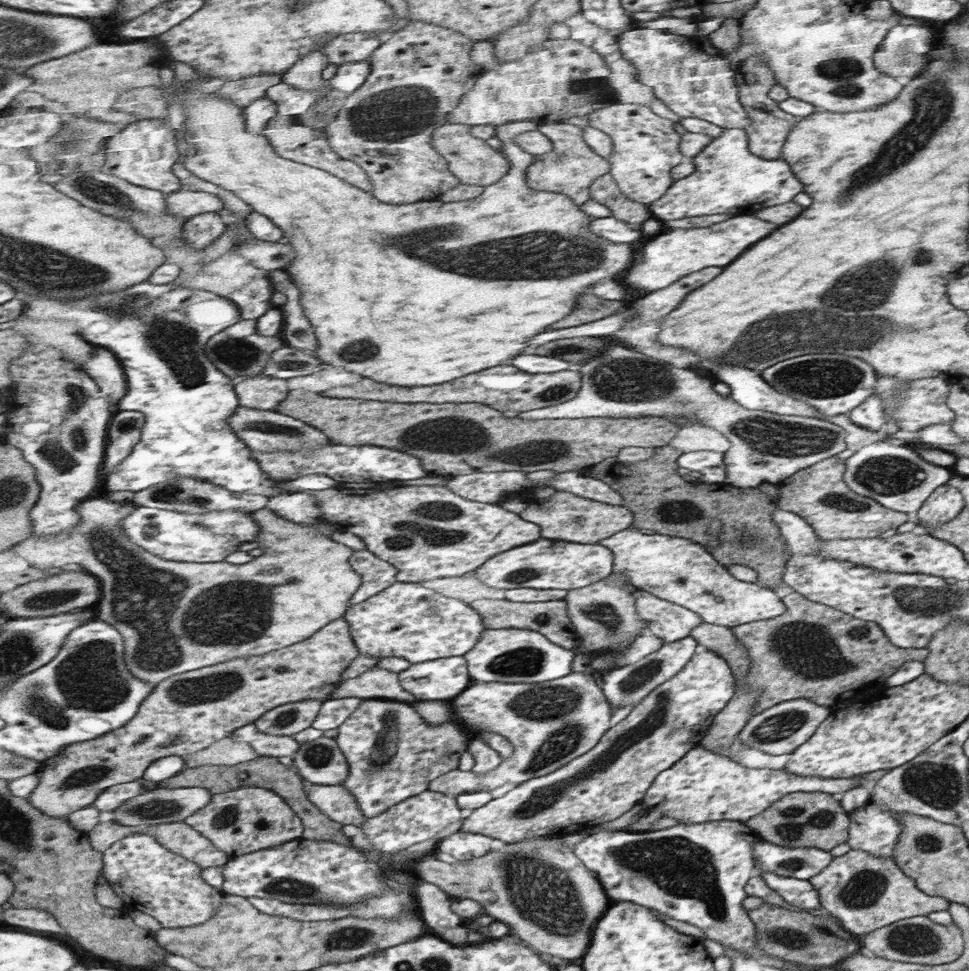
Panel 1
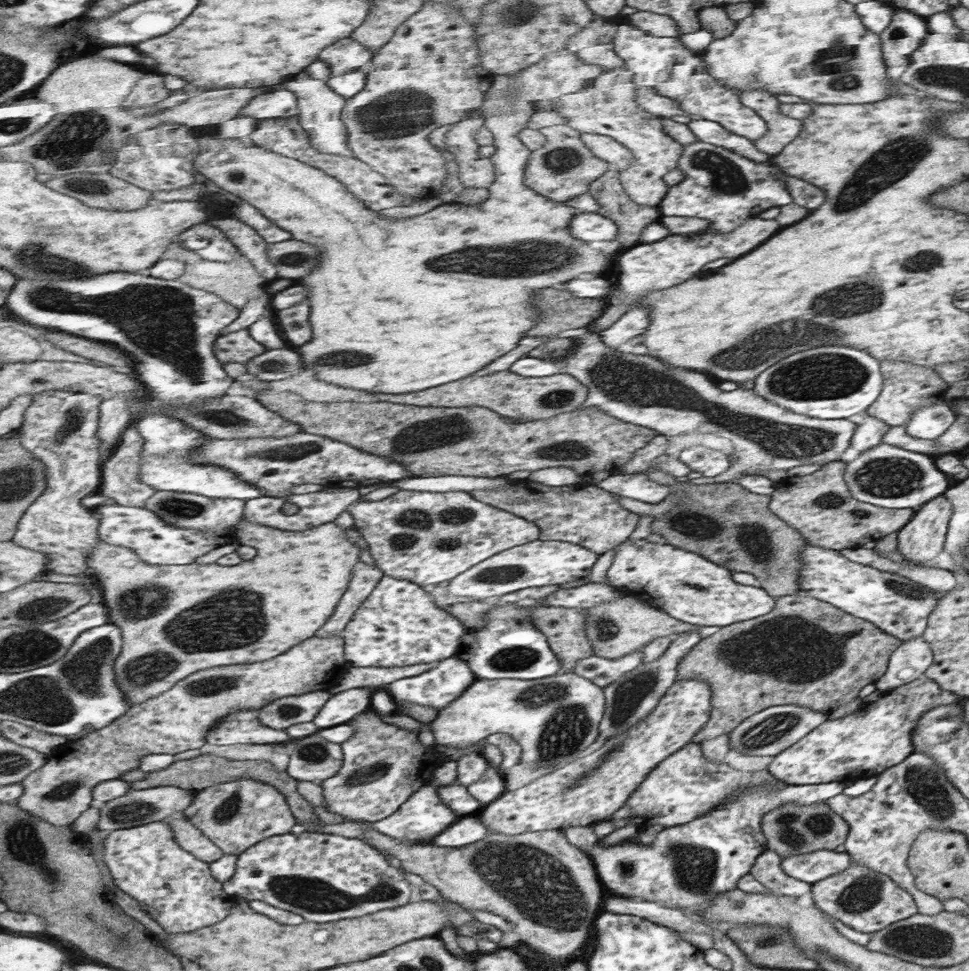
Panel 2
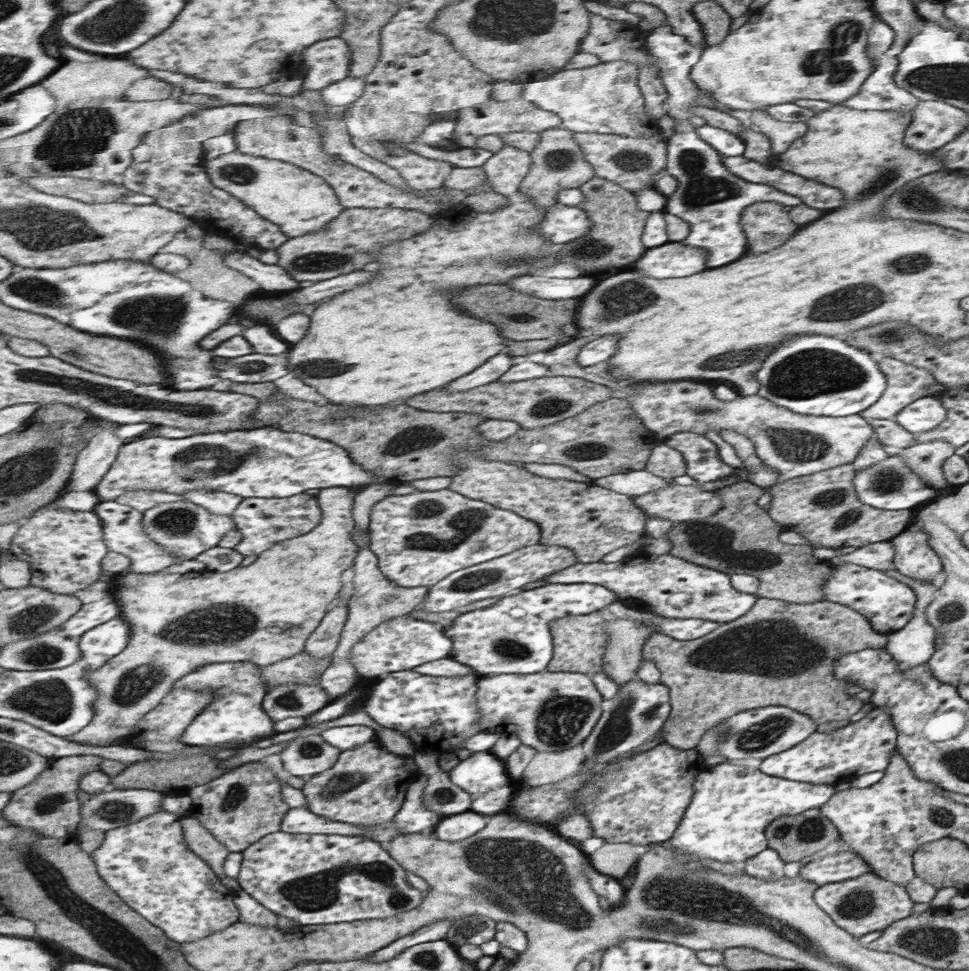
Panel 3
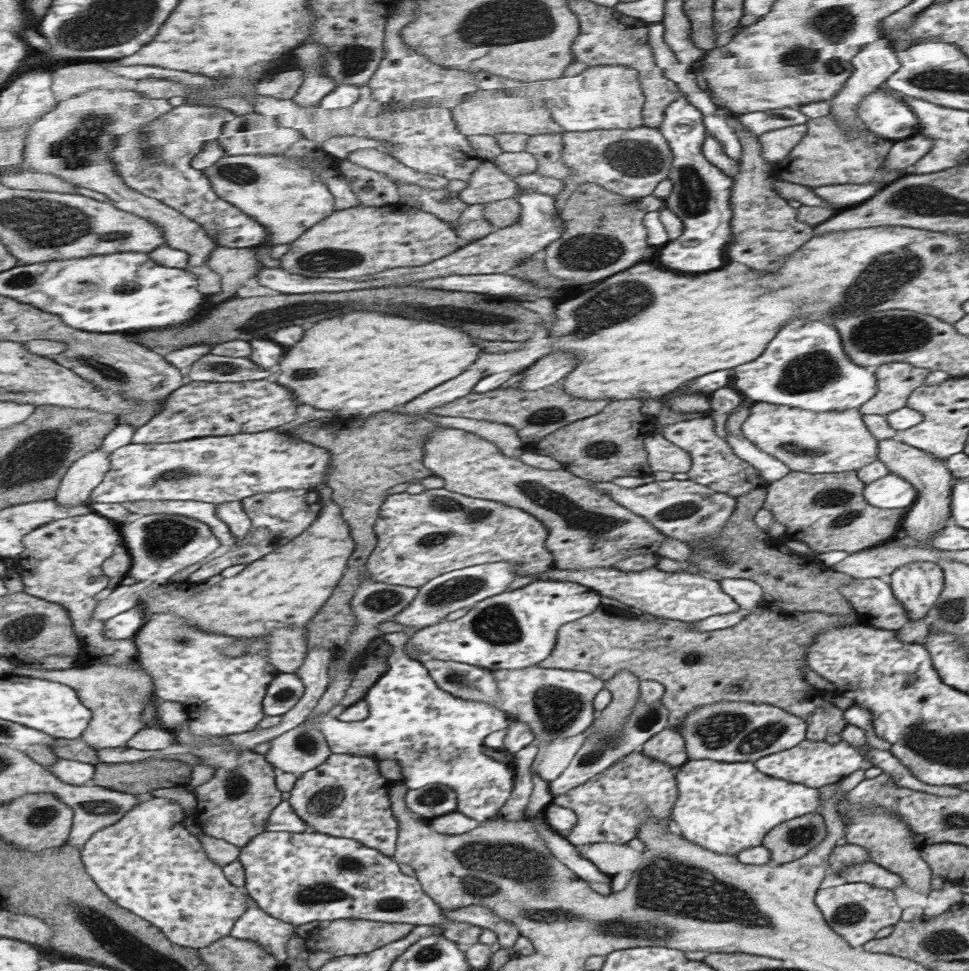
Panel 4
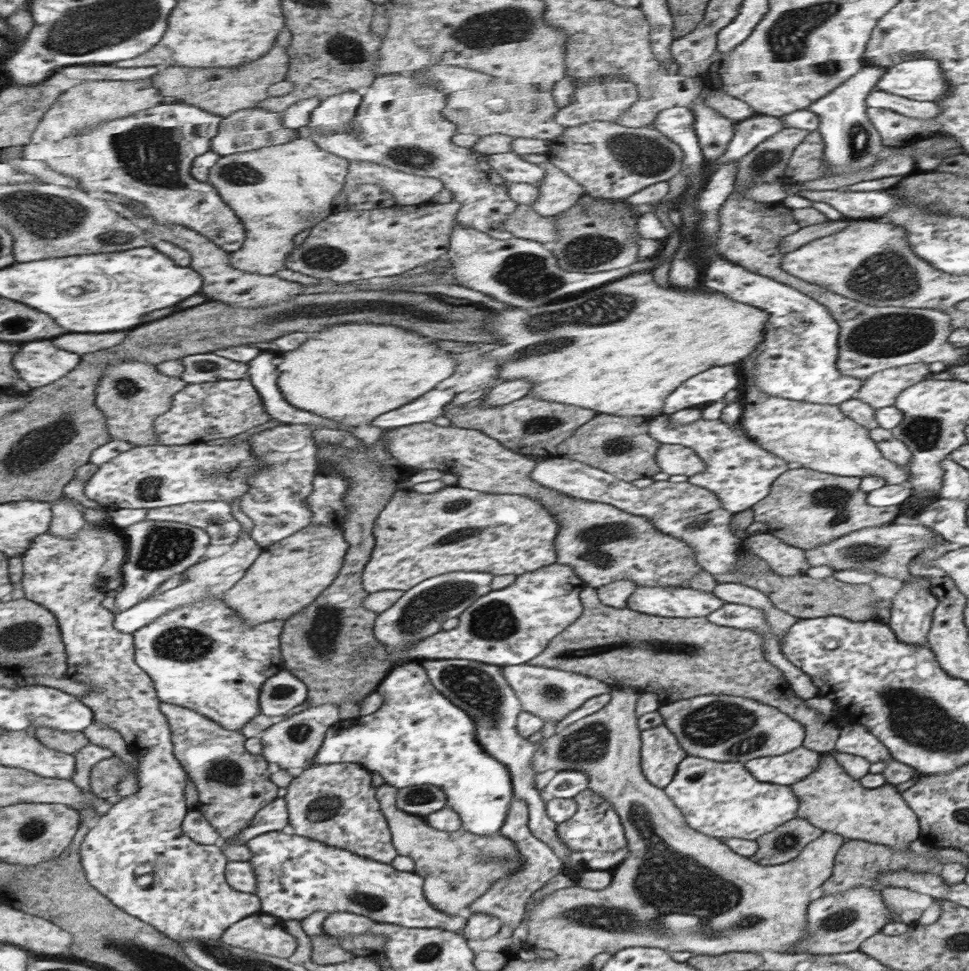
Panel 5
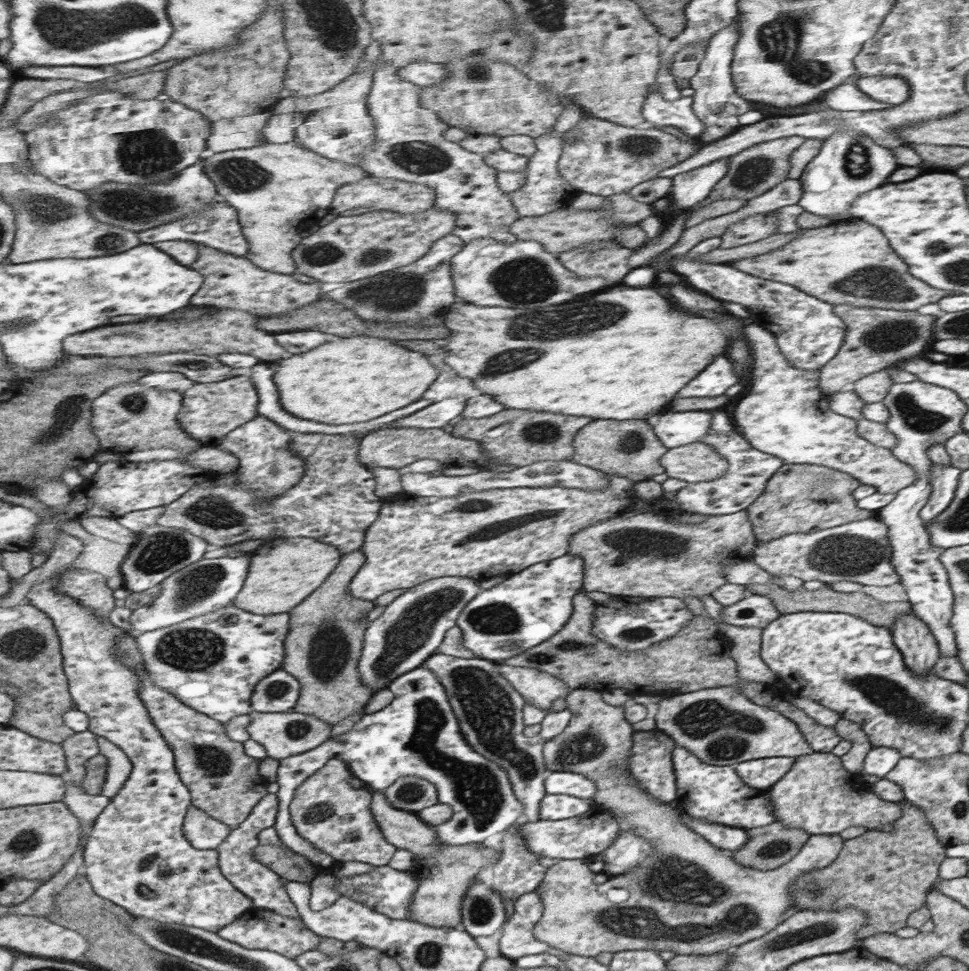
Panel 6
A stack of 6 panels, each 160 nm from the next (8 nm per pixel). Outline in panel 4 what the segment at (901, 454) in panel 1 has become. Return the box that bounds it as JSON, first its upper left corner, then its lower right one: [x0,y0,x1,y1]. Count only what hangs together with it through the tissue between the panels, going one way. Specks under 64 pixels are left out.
[864,473,916,508]

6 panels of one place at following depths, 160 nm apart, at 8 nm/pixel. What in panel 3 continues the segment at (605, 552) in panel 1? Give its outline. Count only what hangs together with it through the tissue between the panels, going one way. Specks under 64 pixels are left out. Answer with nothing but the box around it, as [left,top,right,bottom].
[423,544,579,614]

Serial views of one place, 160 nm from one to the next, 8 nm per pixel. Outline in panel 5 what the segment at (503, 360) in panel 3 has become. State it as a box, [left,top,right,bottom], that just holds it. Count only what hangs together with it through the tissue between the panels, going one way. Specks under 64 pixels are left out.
[371,388,457,430]

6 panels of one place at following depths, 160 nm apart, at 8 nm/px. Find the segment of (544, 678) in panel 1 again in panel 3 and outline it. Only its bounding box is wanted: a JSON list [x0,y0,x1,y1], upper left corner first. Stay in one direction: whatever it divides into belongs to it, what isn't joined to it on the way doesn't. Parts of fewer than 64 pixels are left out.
[445,584,617,676]

